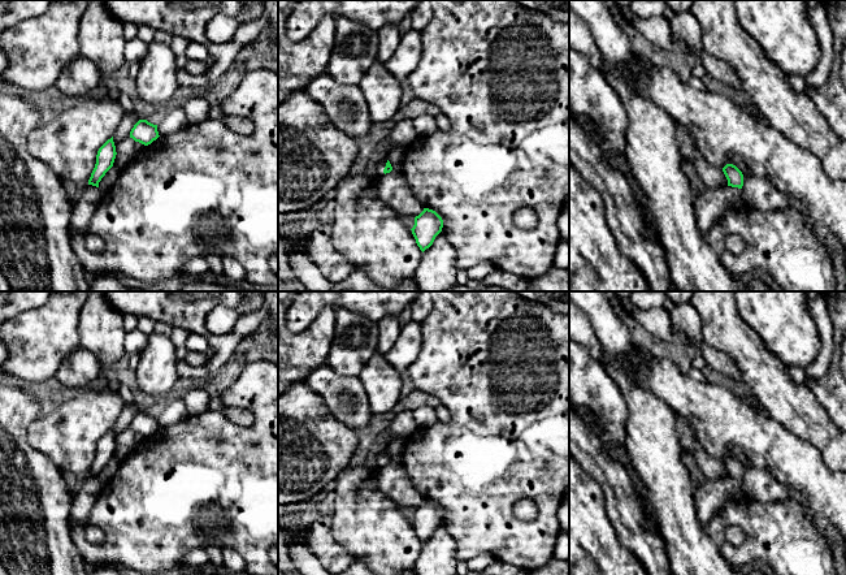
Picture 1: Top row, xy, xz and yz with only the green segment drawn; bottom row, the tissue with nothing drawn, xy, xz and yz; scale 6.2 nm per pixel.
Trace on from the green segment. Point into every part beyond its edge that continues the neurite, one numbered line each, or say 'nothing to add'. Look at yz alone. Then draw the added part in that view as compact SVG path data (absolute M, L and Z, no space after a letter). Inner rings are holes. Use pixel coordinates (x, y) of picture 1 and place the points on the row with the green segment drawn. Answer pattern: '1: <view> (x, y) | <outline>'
1: yz (710, 206) | M704 187L694 196L695 220L700 233L706 237L708 232L724 220L724 215L745 203L742 189Z

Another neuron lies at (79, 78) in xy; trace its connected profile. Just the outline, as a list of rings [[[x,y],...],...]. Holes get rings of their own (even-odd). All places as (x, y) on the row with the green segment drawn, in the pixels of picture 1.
[[[79,55],[70,65],[68,65],[56,82],[56,87],[68,96],[81,98],[97,94],[104,83],[104,75],[97,68]]]

